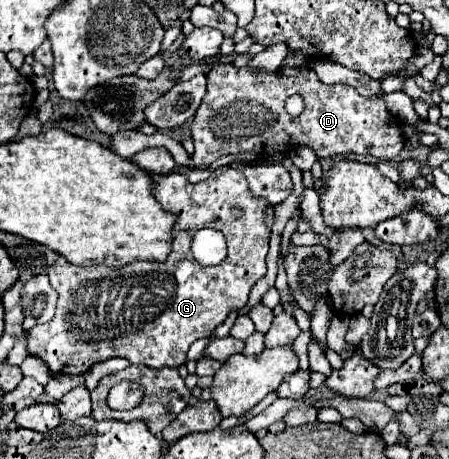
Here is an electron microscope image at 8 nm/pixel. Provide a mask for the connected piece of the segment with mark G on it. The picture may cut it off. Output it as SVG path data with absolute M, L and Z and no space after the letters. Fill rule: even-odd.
M226 170L224 174L220 176L210 176L208 180L202 180L198 184L192 184L188 182L188 178L184 174L166 174L160 178L160 182L154 186L154 196L156 200L164 206L166 212L172 212L178 216L178 222L174 226L174 246L172 246L172 252L168 256L166 262L158 264L158 262L132 262L128 266L122 266L122 268L108 268L108 266L88 266L88 268L80 268L80 266L74 266L70 264L66 258L58 258L56 264L52 264L48 268L48 278L50 278L50 284L54 286L54 290L58 292L58 302L56 302L56 314L50 322L46 324L40 324L40 326L34 326L28 330L28 342L26 342L26 352L28 356L38 356L40 360L46 362L48 370L52 374L86 374L94 364L98 362L104 362L104 360L110 360L110 358L126 358L130 364L144 364L144 366L150 366L150 368L164 368L164 366L170 366L170 368L178 368L184 364L186 360L186 352L188 348L192 346L192 342L196 342L198 338L208 338L210 332L220 326L230 312L238 312L242 306L246 306L248 302L248 294L252 290L252 286L266 274L266 254L268 254L268 242L270 242L270 228L266 226L264 218L266 218L266 210L270 208L270 202L266 198L258 198L258 196L252 196L250 188L248 188L248 182L244 178L242 172L238 170ZM232 208L240 208L240 216L234 216L232 214ZM202 228L214 228L214 230L220 230L226 238L226 244L228 244L228 256L218 264L218 266L202 266L194 260L192 256L192 250L190 250L190 242L194 238L194 234Z

